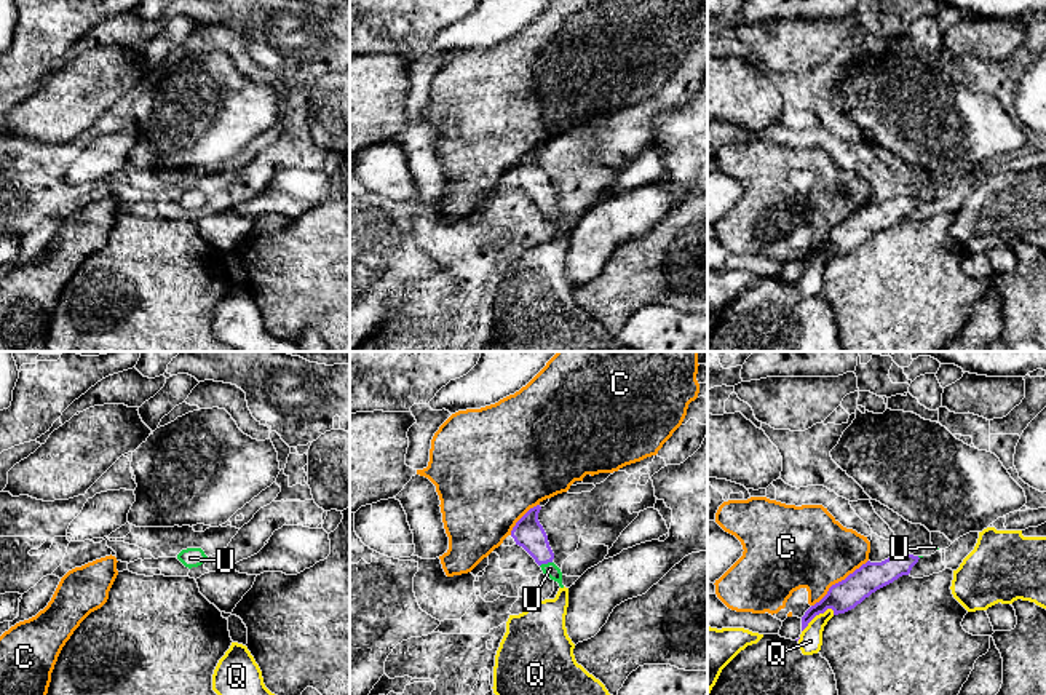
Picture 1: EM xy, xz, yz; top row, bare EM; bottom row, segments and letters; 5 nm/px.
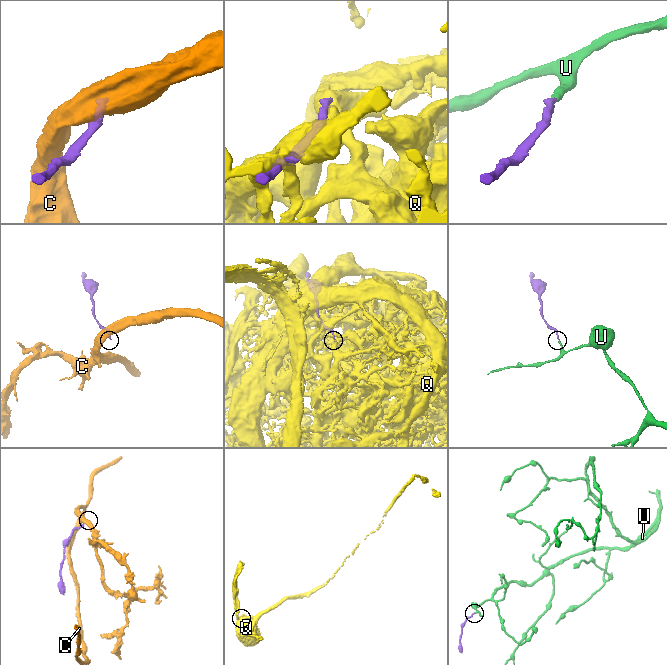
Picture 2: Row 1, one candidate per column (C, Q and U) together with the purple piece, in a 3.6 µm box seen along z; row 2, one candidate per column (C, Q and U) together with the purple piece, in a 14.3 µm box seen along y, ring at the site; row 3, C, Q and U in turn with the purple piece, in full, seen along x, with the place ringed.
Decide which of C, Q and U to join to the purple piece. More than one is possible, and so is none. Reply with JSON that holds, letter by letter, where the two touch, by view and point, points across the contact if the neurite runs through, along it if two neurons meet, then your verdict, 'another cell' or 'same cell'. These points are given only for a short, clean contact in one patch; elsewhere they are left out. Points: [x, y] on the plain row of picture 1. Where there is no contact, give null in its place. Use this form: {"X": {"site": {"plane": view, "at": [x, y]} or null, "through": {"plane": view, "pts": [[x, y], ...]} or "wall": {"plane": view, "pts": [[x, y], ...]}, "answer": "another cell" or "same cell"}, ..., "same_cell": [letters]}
{"C": {"site": {"plane": "yz", "at": [839, 224]}, "answer": "another cell"}, "Q": {"site": {"plane": "yz", "at": [816, 256]}, "answer": "another cell"}, "U": {"site": {"plane": "xz", "at": [545, 205]}, "through": {"plane": "xz", "pts": [[527, 174], [543, 197], [545, 205], [550, 211]]}, "answer": "same cell"}, "same_cell": ["U"]}

